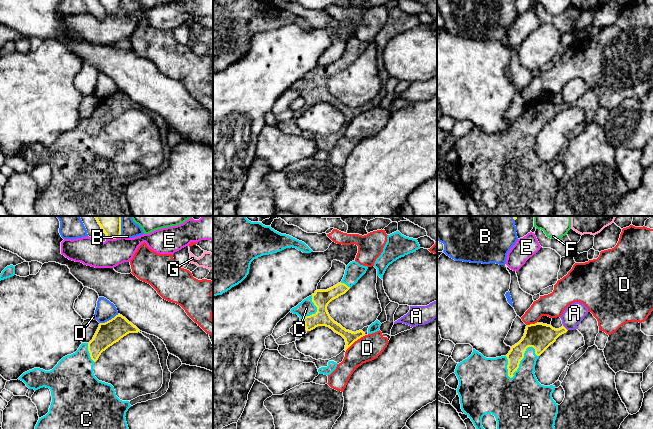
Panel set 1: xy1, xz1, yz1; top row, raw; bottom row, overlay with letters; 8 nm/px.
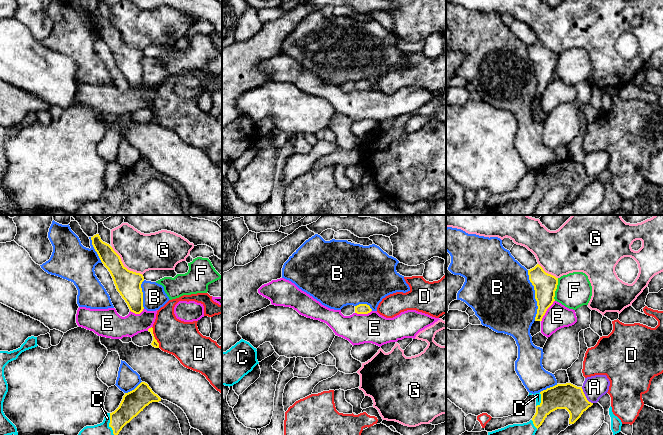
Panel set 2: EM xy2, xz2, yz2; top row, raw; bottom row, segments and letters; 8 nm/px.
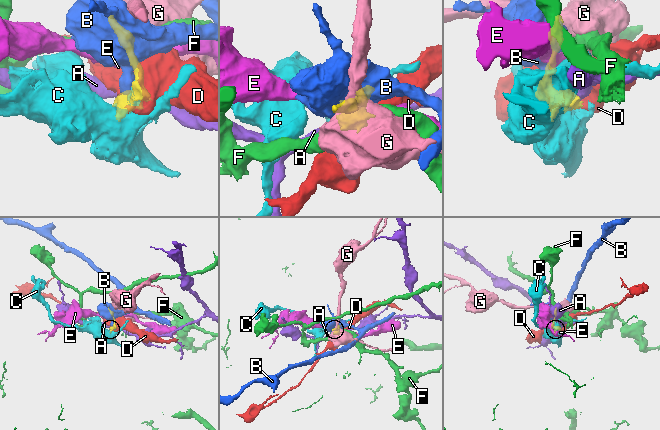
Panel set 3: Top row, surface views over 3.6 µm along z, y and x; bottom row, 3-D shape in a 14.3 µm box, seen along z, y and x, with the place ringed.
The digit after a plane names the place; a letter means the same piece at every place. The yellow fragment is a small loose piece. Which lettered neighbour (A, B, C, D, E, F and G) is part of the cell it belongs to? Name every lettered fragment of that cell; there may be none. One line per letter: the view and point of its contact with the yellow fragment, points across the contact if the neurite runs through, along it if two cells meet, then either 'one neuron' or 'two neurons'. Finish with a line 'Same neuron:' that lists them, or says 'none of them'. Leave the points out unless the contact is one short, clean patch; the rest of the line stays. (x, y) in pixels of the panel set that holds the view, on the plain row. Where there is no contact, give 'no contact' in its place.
A: contact yz2 (585, 172); two neurons
B: contact yz2 (535, 71); two neurons
C: contact yz1 (522, 134); one neuron
D: contact xy2 (154, 113); two neurons
E: contact yz2 (546, 86); border yz2 (554, 76), (541, 97); two neurons
F: contact yz2 (556, 64); border yz2 (558, 54), (554, 76); two neurons
G: contact xy2 (123, 41); border xy2 (111, 23), (128, 45), (139, 48), (142, 51); two neurons
Same neuron: C

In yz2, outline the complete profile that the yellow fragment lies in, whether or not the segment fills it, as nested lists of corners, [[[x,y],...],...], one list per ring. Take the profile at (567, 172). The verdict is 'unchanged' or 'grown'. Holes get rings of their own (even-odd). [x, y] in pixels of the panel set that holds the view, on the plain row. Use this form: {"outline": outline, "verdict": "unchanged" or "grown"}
{"outline": [[[571,159],[557,160],[533,171],[536,189],[529,198],[488,208],[488,215],[531,215],[551,188],[566,185],[570,190],[569,200],[574,200],[593,181],[587,176],[582,163]]], "verdict": "grown"}

